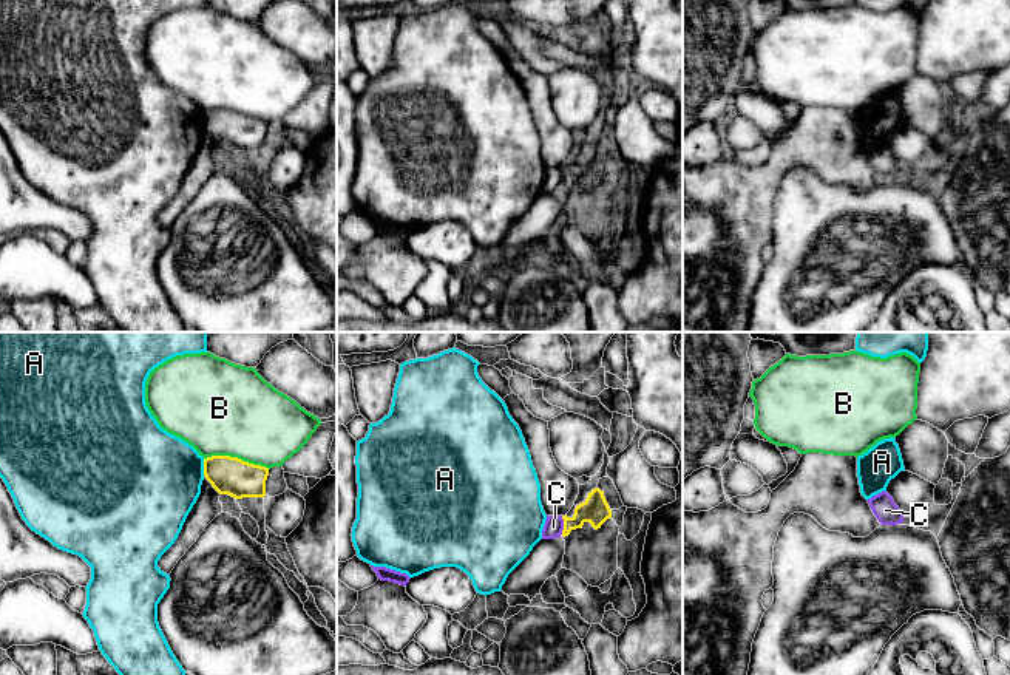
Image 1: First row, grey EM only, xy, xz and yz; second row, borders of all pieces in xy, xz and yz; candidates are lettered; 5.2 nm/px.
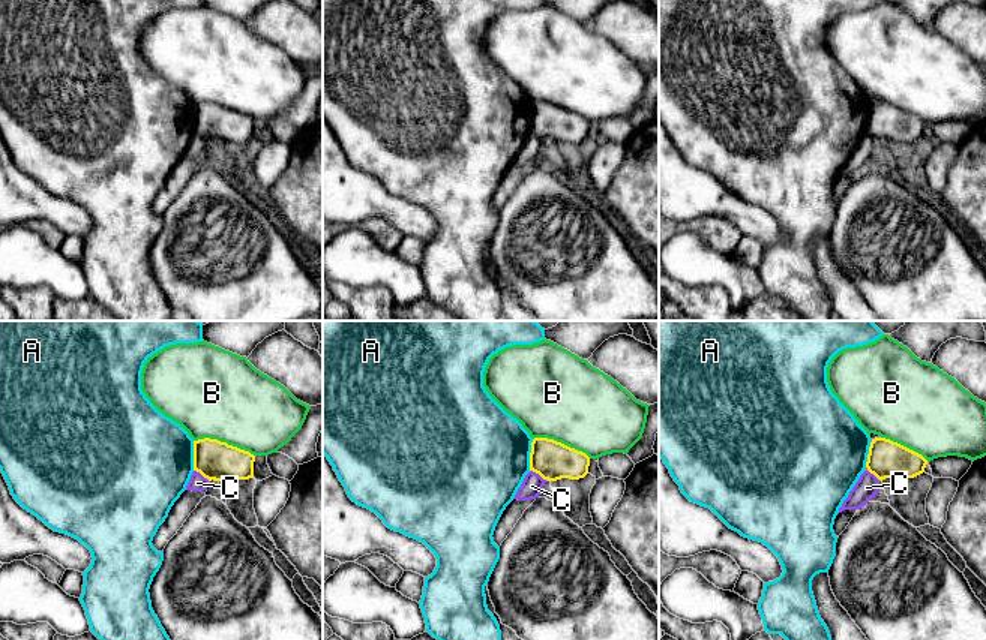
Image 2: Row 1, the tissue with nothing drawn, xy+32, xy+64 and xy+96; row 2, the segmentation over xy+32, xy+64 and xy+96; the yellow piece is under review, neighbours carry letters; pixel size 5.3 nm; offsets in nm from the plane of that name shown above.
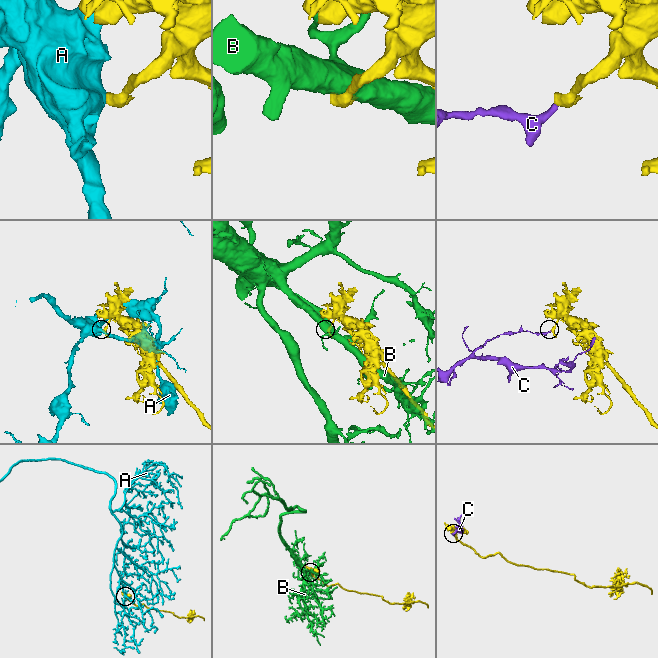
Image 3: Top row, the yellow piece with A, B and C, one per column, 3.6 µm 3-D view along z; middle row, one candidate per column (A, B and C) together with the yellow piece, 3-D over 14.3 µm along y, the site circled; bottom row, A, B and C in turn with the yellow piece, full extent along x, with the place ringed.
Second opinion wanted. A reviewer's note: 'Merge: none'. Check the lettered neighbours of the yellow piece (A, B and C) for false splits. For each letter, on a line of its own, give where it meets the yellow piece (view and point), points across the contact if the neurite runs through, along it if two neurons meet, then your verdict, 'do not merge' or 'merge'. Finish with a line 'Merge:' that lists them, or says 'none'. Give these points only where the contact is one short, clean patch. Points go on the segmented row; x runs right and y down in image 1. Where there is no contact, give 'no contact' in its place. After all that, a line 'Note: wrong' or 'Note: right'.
A: xy (204, 467) | do not merge
B: xy (237, 457) | do not merge
C: xz (564, 525) | along xz (561, 516), (562, 533) | do not merge
Merge: none
Note: right

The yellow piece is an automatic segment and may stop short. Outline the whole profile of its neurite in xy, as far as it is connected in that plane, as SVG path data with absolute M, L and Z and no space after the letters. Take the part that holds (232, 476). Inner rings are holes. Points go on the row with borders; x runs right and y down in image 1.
M230 456L204 459L204 476L219 494L264 497L269 468Z

